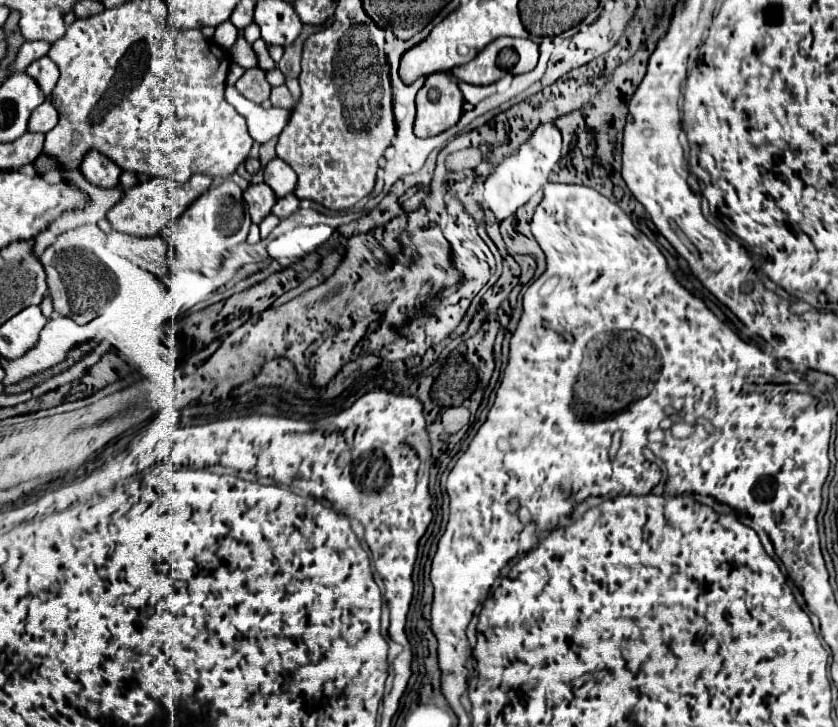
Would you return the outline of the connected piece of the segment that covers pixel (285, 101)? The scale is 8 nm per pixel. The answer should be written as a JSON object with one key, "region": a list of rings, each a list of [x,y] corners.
{"region":[[[280,85],[280,87],[272,87],[272,95],[270,95],[270,101],[274,107],[284,107],[288,109],[292,105],[292,95],[288,91],[286,85]]]}

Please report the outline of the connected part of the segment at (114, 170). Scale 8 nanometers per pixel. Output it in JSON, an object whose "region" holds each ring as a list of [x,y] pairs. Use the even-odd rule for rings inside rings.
{"region":[[[90,149],[80,165],[80,171],[86,175],[88,181],[100,185],[100,187],[112,187],[118,185],[118,177],[122,173],[120,167],[110,157],[104,157],[104,153]]]}

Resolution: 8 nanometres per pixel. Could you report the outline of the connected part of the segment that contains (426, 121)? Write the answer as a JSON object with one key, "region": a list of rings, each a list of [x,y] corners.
{"region":[[[444,73],[430,75],[416,95],[414,133],[430,137],[454,127],[462,115],[462,105],[464,97],[456,81]]]}

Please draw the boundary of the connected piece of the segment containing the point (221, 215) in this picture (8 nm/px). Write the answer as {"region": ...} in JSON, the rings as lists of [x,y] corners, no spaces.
{"region":[[[224,181],[216,189],[208,189],[206,193],[202,193],[178,221],[172,221],[162,231],[162,237],[170,245],[172,269],[190,269],[208,273],[220,265],[222,251],[226,251],[228,245],[242,243],[246,239],[248,229],[250,229],[250,213],[242,199],[242,191],[236,183]]]}

